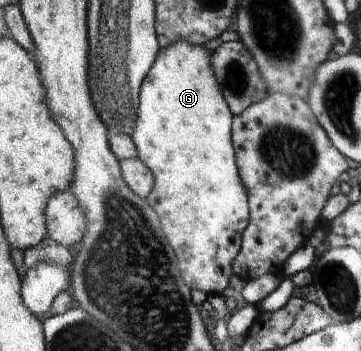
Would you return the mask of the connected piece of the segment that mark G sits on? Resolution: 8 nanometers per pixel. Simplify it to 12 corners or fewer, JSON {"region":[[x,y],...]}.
{"region":[[205,44],[159,49],[131,136],[182,279],[231,292],[249,205]]}

